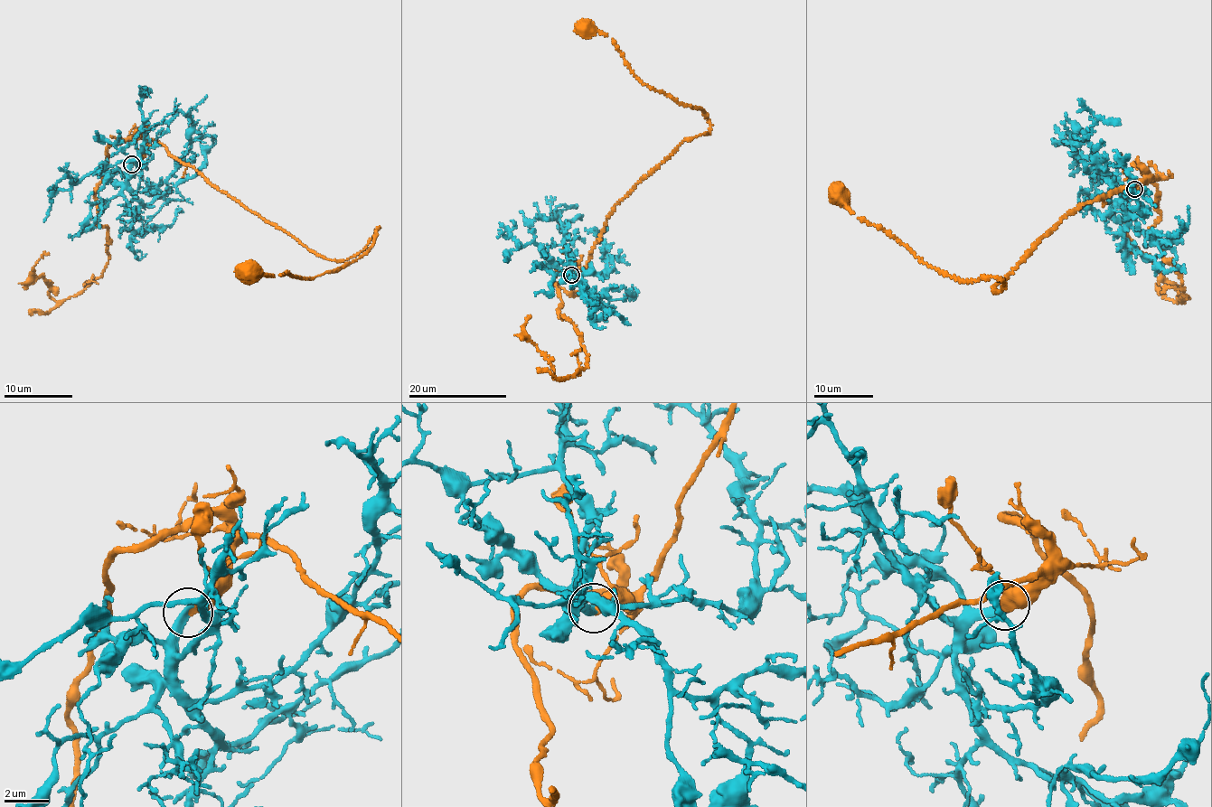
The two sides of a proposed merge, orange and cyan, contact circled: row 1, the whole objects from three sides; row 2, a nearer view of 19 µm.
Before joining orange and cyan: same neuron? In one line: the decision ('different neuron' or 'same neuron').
same neuron

